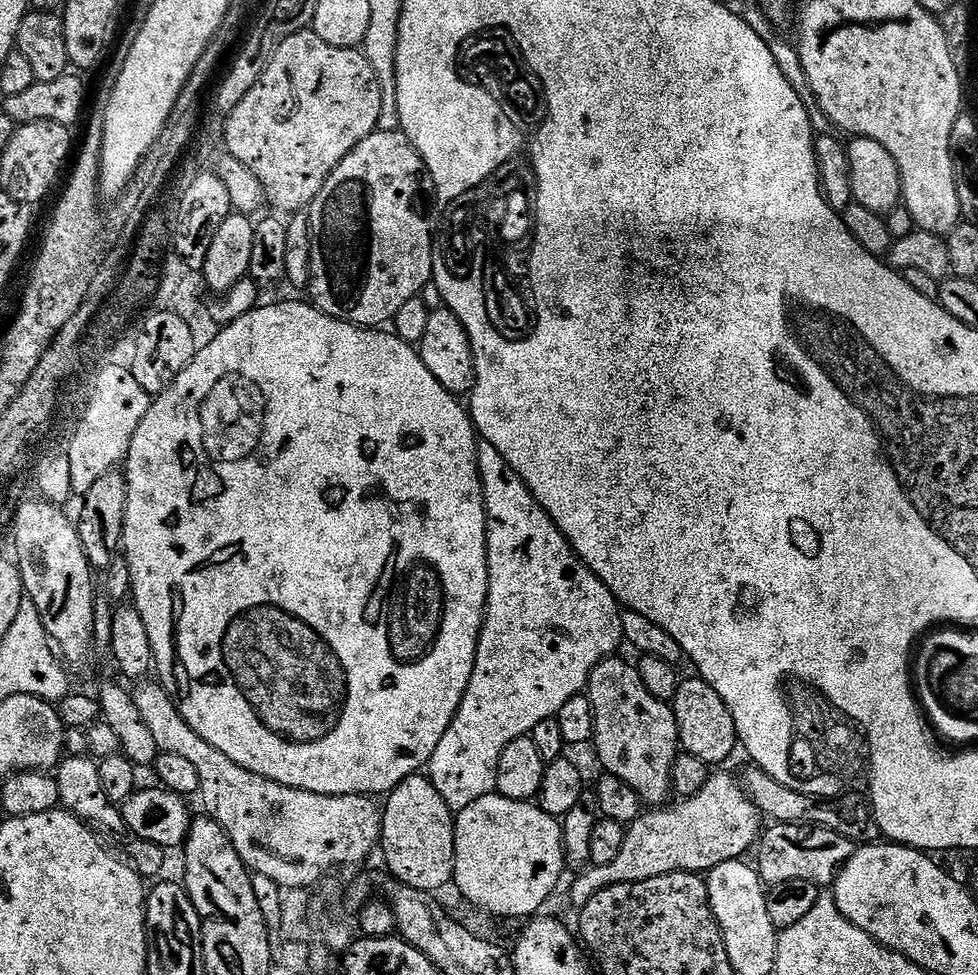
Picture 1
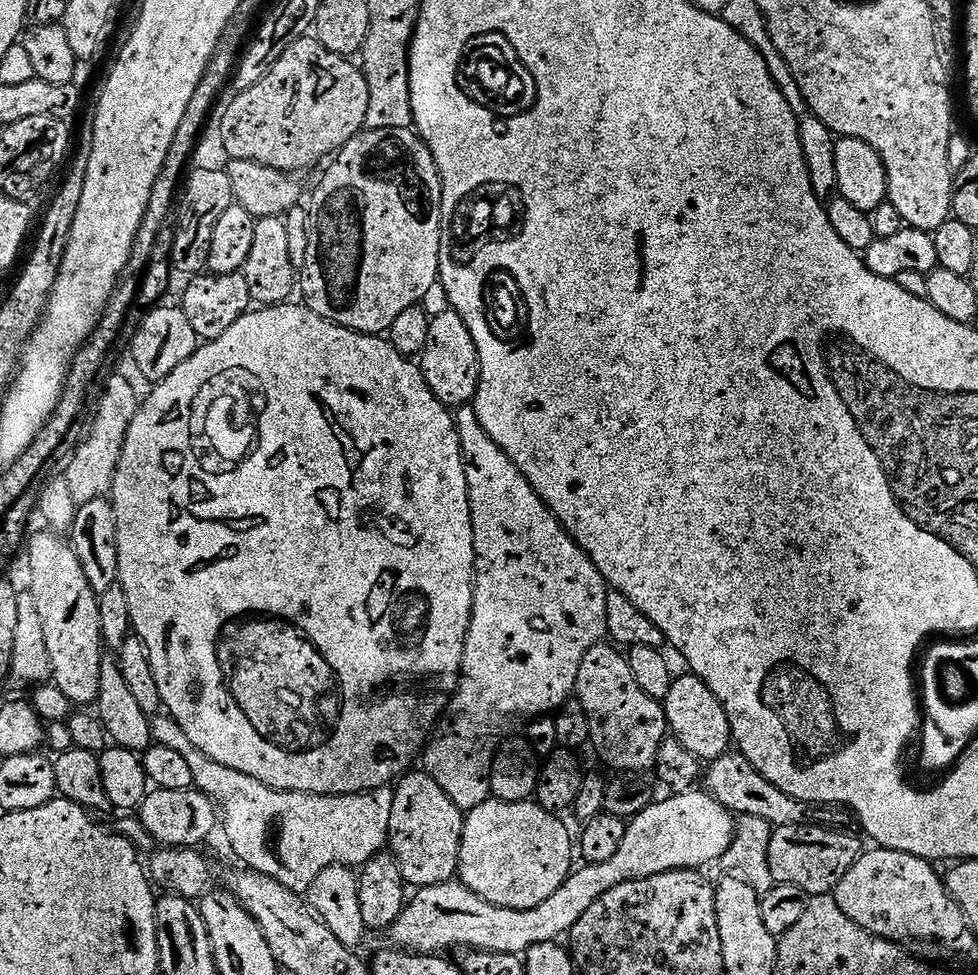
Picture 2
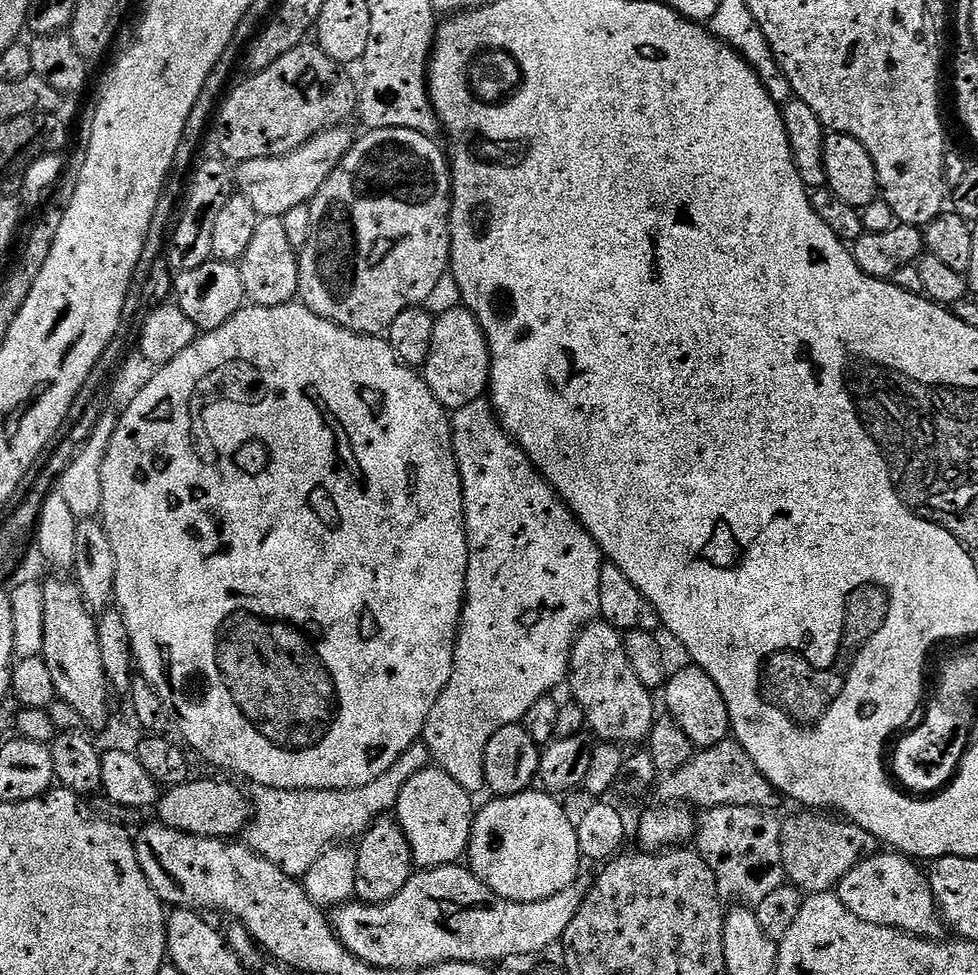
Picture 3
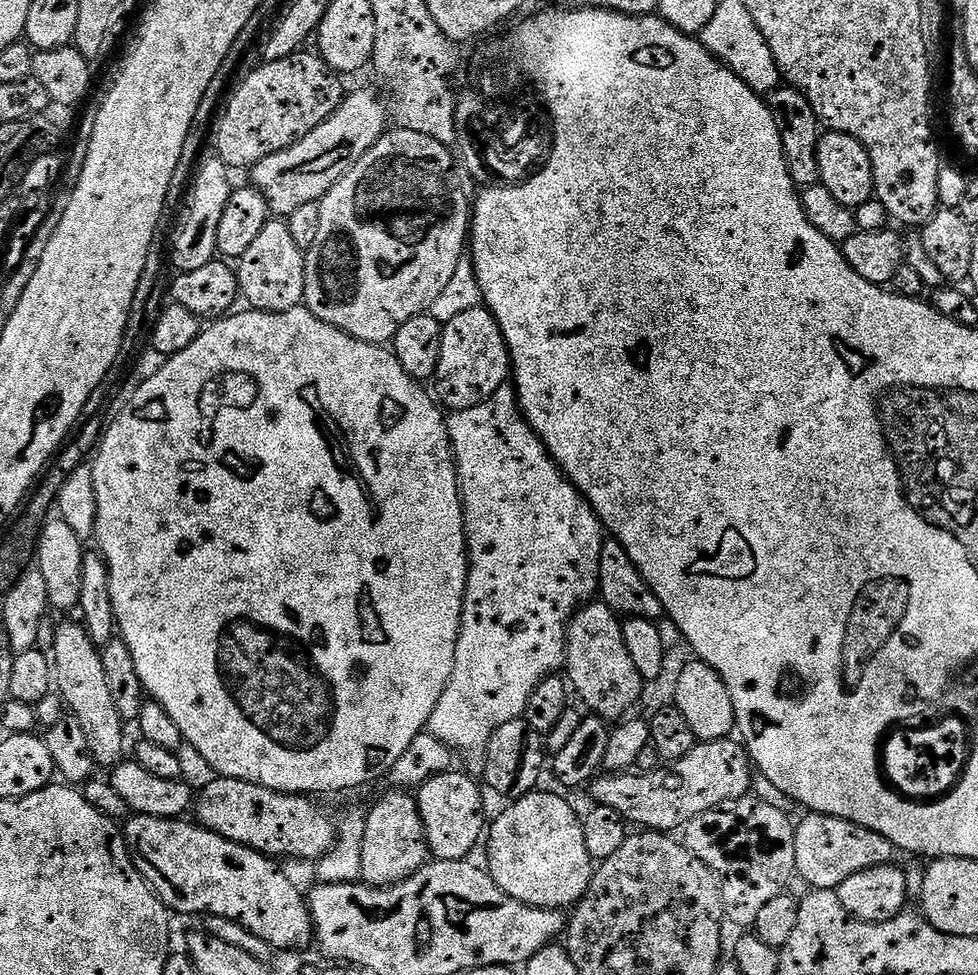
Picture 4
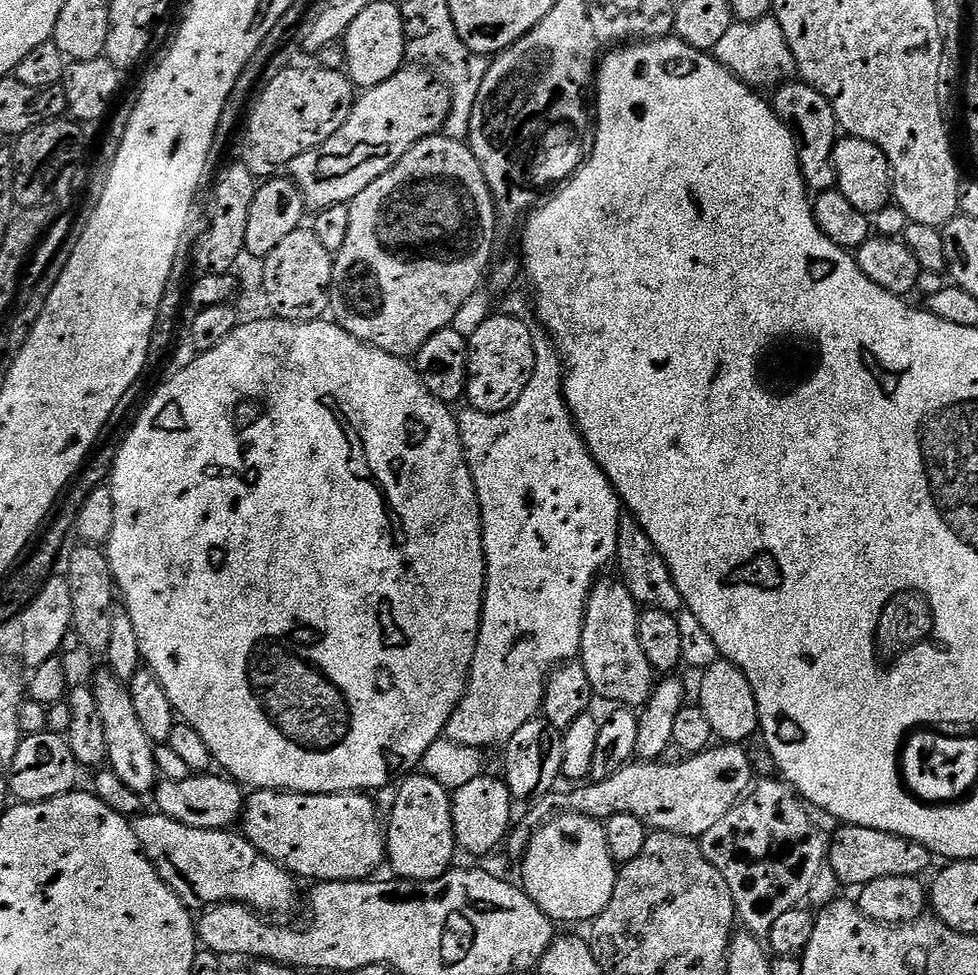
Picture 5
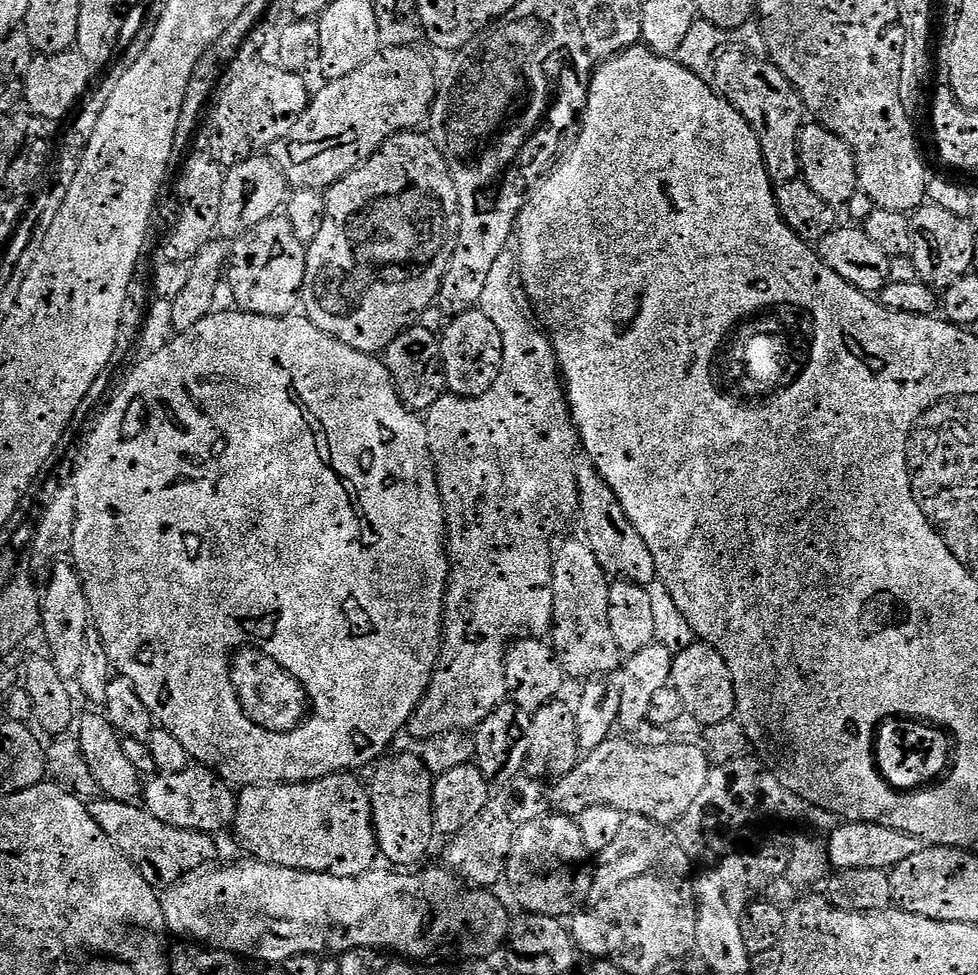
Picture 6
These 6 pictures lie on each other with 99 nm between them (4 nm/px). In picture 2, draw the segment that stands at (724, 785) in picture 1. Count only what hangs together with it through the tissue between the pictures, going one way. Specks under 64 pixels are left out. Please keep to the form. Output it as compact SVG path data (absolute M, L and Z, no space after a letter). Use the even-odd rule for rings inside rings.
M701 790L677 791L675 794L668 794L665 800L657 799L646 810L631 817L627 821L626 838L622 838L622 846L606 862L597 864L585 863L584 868L577 867L569 876L568 881L558 889L542 906L534 906L530 910L514 910L503 908L497 904L486 902L459 882L447 884L435 884L429 888L419 889L416 897L409 899L404 905L404 913L392 924L390 935L391 943L401 949L417 954L444 954L447 948L455 944L468 944L469 949L483 950L485 952L511 952L513 954L527 953L528 949L538 946L542 942L550 940L559 941L560 935L571 933L573 926L590 910L590 906L606 890L614 890L614 886L622 886L622 882L650 878L654 874L663 872L676 872L680 868L703 869L703 864L712 864L723 861L726 850L730 846L732 836L736 832L737 821L728 808L715 800L707 791Z

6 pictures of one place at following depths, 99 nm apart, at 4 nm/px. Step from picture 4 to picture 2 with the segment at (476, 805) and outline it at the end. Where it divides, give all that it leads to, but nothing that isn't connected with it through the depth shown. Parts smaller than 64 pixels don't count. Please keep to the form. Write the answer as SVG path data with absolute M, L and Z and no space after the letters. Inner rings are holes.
M409 771L395 785L387 842L391 855L400 863L405 881L416 890L447 884L457 875L465 818L465 813L449 798L446 790L438 786L434 777L427 771L419 771Z

